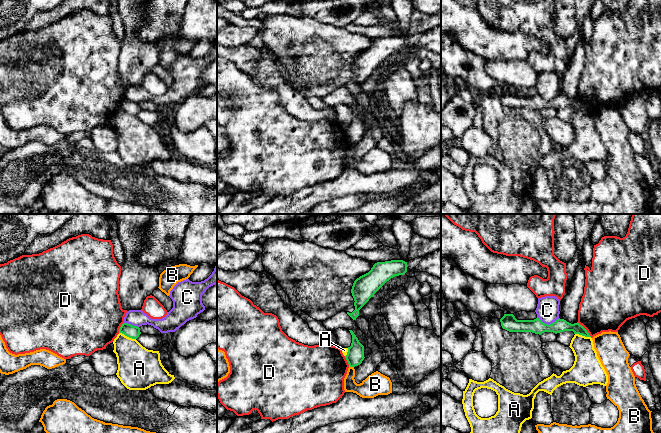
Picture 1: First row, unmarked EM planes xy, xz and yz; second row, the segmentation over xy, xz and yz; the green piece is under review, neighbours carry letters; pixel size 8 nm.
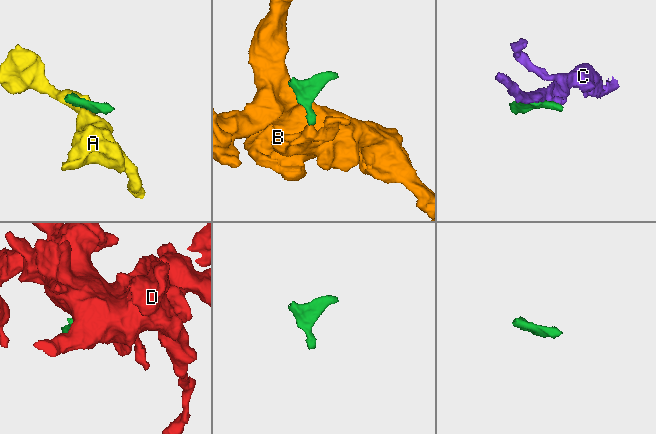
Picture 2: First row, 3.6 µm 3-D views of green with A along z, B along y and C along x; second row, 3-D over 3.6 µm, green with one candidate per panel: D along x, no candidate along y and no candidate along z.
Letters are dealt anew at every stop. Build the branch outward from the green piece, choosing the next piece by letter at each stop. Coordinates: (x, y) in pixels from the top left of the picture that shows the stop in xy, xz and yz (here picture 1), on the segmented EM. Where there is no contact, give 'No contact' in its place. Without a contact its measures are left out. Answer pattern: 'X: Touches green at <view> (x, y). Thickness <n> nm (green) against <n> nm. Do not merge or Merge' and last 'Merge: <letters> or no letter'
A: Touches green at xy (127, 336). Thickness 100 nm (green) against 300 nm. Do not merge
B: Touches green at xz (351, 366). Thickness 140 nm (green) against 180 nm. Do not merge
C: Touches green at yz (547, 324). Thickness 120 nm (green) against 180 nm. Do not merge
D: Touches green at yz (585, 329). Thickness 110 nm (green) against 400 nm. Do not merge
Merge: no letter

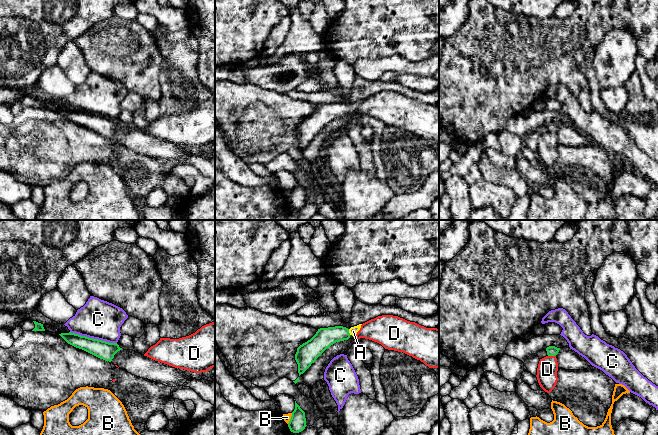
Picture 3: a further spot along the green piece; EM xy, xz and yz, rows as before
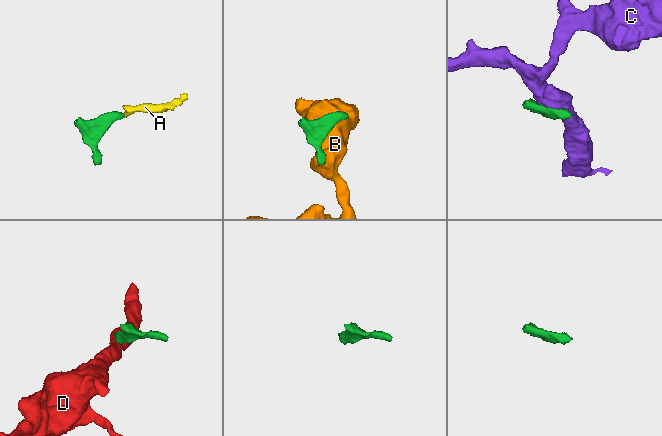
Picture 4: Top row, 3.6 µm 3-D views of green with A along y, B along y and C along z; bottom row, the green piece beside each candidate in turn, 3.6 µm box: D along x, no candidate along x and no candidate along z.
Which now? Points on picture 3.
A: Touches green at xz (348, 332). Thickness 160 nm (green) against 70 nm. Merge
B: Touches green at xz (291, 418). Thickness 140 nm (green) against 60 nm. Do not merge
C: Touches green at xy (92, 338). Thickness 150 nm (green) against 320 nm. Do not merge
D: Touches green at yz (552, 355). Thickness 80 nm (green) against 160 nm. Do not merge
Merge: A

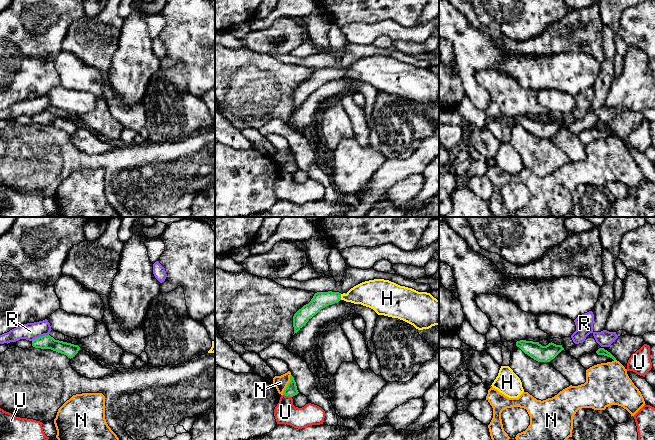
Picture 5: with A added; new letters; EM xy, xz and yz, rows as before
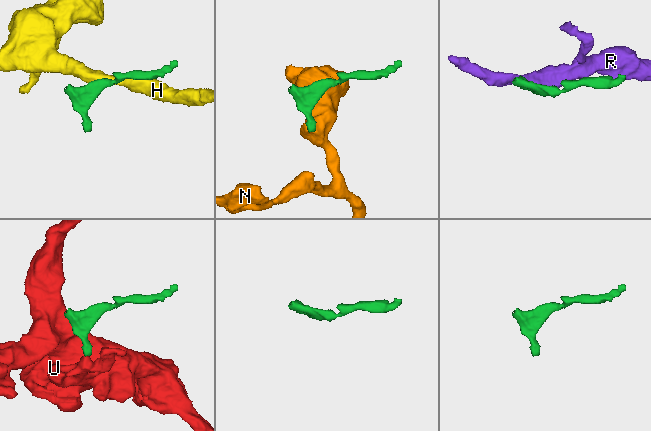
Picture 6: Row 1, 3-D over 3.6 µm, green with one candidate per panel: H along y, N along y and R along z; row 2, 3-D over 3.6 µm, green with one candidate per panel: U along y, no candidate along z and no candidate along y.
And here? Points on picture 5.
H: Touches green at xz (340, 297). Thickness 140 nm (green) against 220 nm. Do not merge
N: Touches green at xz (287, 385). Thickness 100 nm (green) against 110 nm. Do not merge
R: Touches green at xy (41, 336). Thickness 110 nm (green) against 140 nm. Do not merge
U: Touches green at xz (287, 395). Thickness 100 nm (green) against 180 nm. Do not merge
Merge: no letter

